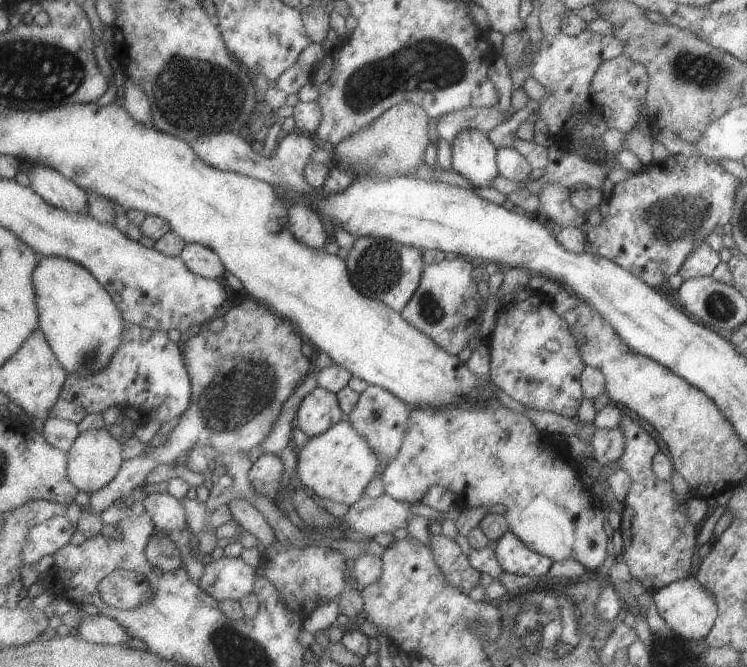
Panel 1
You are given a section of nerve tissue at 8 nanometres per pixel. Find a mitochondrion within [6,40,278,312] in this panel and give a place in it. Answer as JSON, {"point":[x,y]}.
{"point":[177,65]}

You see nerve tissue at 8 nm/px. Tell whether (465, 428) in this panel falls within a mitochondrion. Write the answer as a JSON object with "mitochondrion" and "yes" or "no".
{"mitochondrion":"no"}

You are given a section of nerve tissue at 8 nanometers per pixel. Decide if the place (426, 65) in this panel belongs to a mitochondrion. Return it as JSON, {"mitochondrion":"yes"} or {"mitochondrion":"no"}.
{"mitochondrion":"yes"}

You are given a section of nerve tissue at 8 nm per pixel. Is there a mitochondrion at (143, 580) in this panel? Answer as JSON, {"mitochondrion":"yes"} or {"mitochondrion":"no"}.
{"mitochondrion":"no"}

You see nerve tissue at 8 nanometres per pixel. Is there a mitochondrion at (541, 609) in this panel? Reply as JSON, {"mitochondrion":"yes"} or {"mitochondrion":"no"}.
{"mitochondrion":"yes"}

